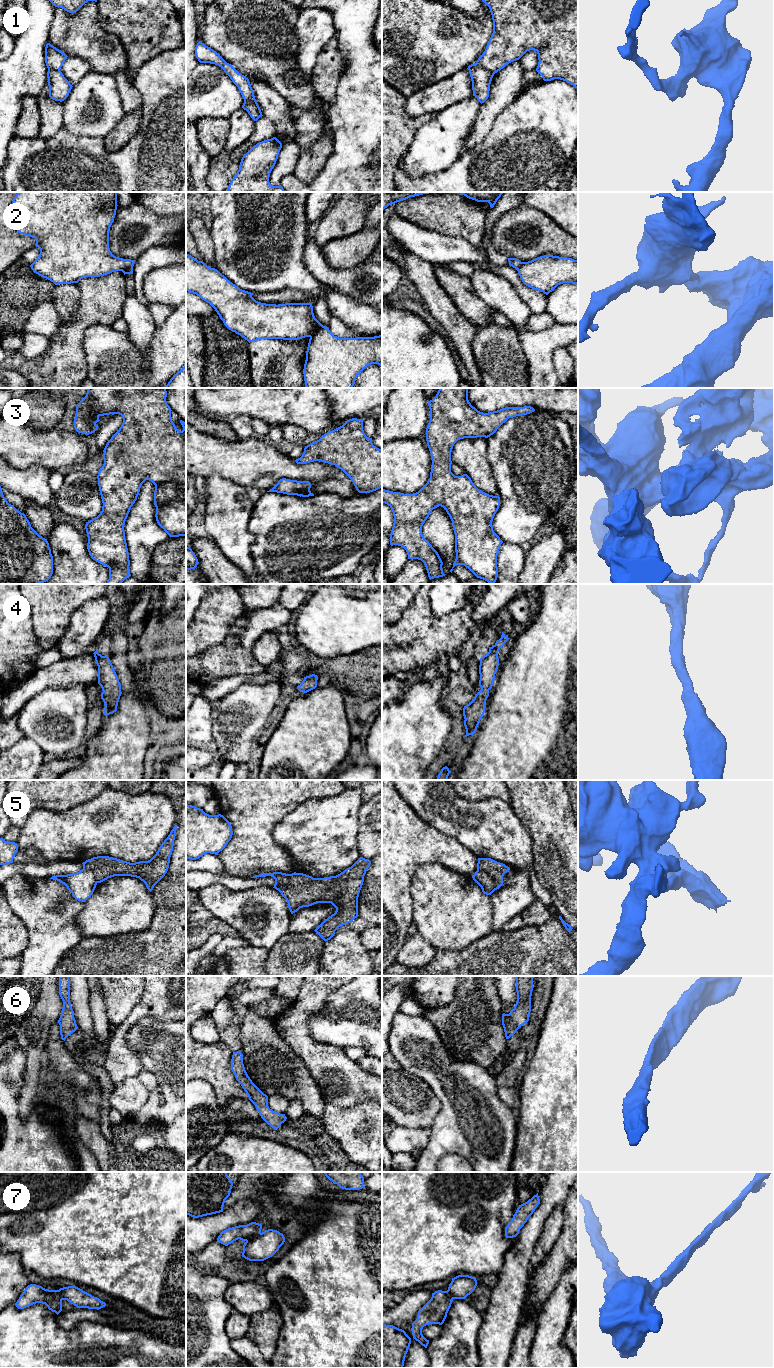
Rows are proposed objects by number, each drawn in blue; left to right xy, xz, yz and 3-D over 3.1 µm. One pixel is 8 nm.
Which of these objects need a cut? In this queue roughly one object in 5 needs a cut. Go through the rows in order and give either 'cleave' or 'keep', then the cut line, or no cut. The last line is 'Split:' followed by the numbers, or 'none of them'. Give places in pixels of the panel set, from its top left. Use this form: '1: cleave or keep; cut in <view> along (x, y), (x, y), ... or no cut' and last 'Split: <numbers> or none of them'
1: cleave; cut in yz along (475, 63), (488, 69), (493, 74)
2: cleave; cut in xz along (325, 327), (310, 337)
3: keep; no cut
4: keep; no cut
5: cleave; cut in yz along (477, 870), (484, 871), (491, 877), (495, 889)
6: keep; no cut
7: cleave; cut in xz along (260, 1232), (245, 1240)
Split: 1, 2, 5, 7

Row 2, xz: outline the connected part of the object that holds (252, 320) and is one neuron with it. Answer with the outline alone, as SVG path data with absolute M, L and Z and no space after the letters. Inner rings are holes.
M186 253L186 291L209 303L224 325L249 343L261 339L298 340L311 337L325 328L314 316L309 303L266 304L256 301L253 293L240 289L217 269Z

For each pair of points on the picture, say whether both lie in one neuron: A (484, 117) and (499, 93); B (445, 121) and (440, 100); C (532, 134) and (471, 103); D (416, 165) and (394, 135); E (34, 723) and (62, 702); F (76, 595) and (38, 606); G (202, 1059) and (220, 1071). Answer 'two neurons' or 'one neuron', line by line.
A: one neuron
B: two neurons
C: two neurons
D: two neurons
E: one neuron
F: one neuron
G: one neuron

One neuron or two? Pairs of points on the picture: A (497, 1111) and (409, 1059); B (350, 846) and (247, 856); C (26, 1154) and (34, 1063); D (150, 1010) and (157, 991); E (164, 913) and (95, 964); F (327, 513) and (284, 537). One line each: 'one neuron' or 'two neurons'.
A: one neuron
B: two neurons
C: two neurons
D: one neuron
E: one neuron
F: one neuron

